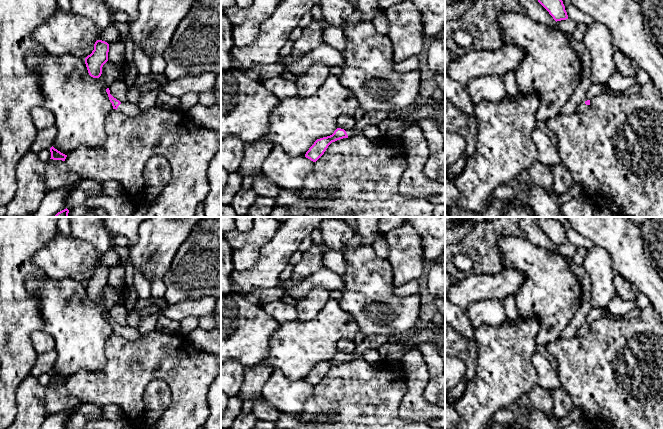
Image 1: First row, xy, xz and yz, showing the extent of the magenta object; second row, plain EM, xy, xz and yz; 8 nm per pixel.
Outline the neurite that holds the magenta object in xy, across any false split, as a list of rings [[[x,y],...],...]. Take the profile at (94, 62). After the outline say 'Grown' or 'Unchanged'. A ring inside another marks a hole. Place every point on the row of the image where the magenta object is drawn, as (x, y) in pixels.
[[[97,40],[94,50],[85,58],[88,73],[93,78],[99,78],[102,74],[102,67],[108,61],[109,44],[102,40]]]. Unchanged

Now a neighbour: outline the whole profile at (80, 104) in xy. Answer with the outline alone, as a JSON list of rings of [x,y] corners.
[[[39,46],[26,55],[27,65],[40,74],[40,88],[44,95],[43,106],[55,117],[57,135],[53,147],[68,155],[80,146],[97,147],[105,142],[105,119],[113,110],[106,92],[124,69],[107,61],[99,78],[89,75],[85,60],[72,54],[55,56]]]

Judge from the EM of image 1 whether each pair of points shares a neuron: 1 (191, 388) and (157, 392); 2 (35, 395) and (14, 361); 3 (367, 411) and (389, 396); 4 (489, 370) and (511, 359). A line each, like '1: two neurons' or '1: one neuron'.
1: two neurons
2: two neurons
3: one neuron
4: one neuron

